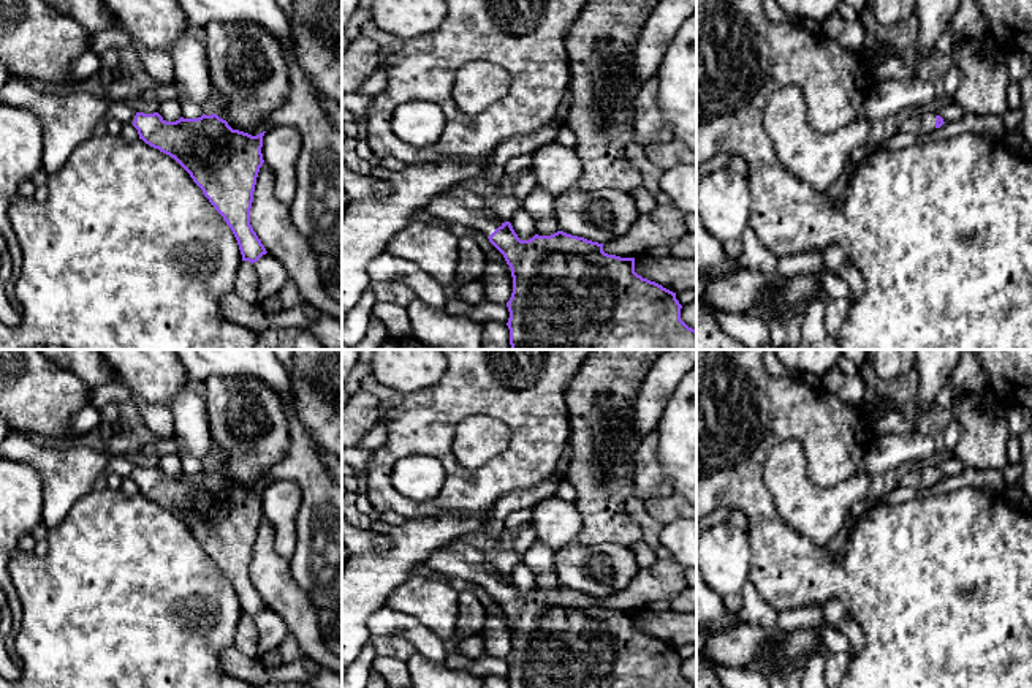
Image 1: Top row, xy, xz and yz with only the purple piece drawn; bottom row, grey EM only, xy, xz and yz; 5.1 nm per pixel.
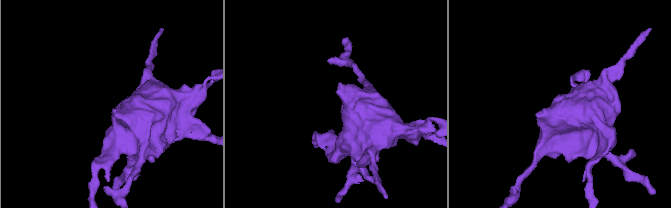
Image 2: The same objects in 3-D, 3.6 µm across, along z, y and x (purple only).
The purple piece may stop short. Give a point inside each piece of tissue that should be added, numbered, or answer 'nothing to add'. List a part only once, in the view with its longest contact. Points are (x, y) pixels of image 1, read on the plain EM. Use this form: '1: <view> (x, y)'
1: xz (459, 559)

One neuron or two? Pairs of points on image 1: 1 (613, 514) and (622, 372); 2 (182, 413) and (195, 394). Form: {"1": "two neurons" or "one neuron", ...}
{"1": "one neuron", "2": "one neuron"}

